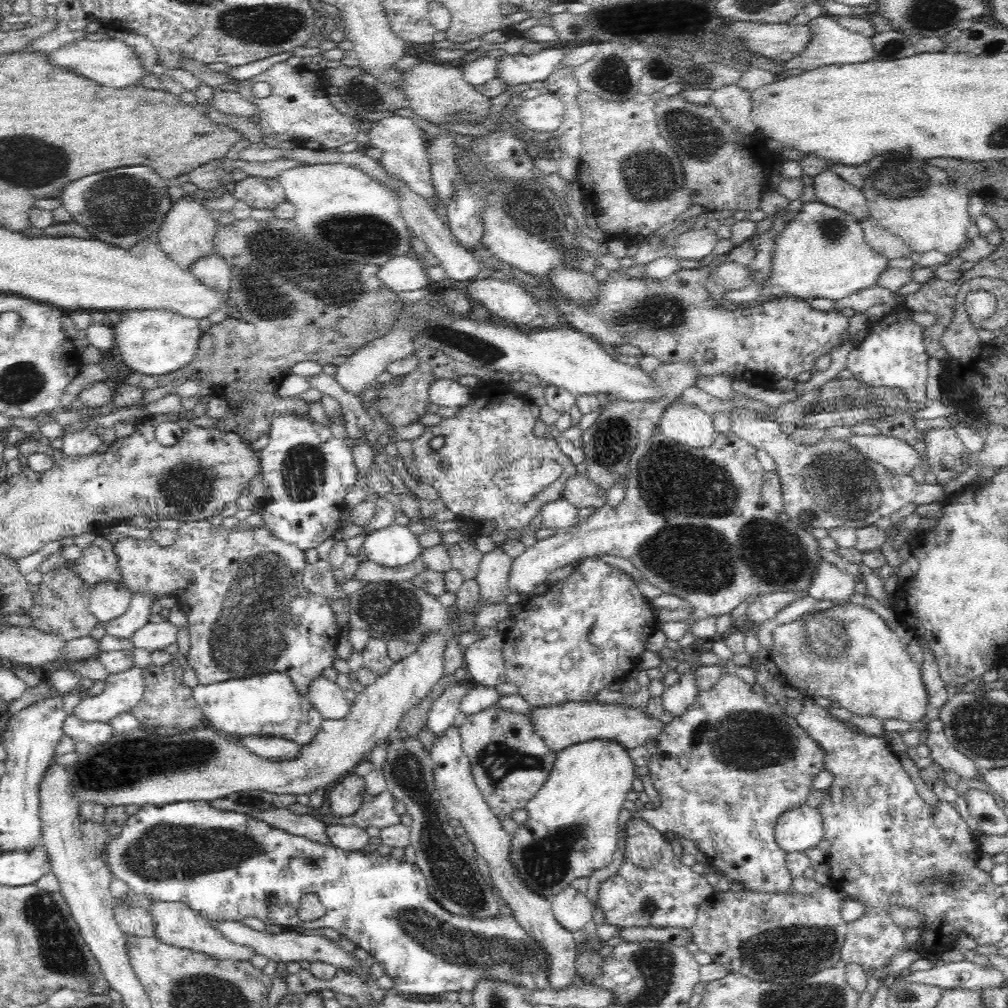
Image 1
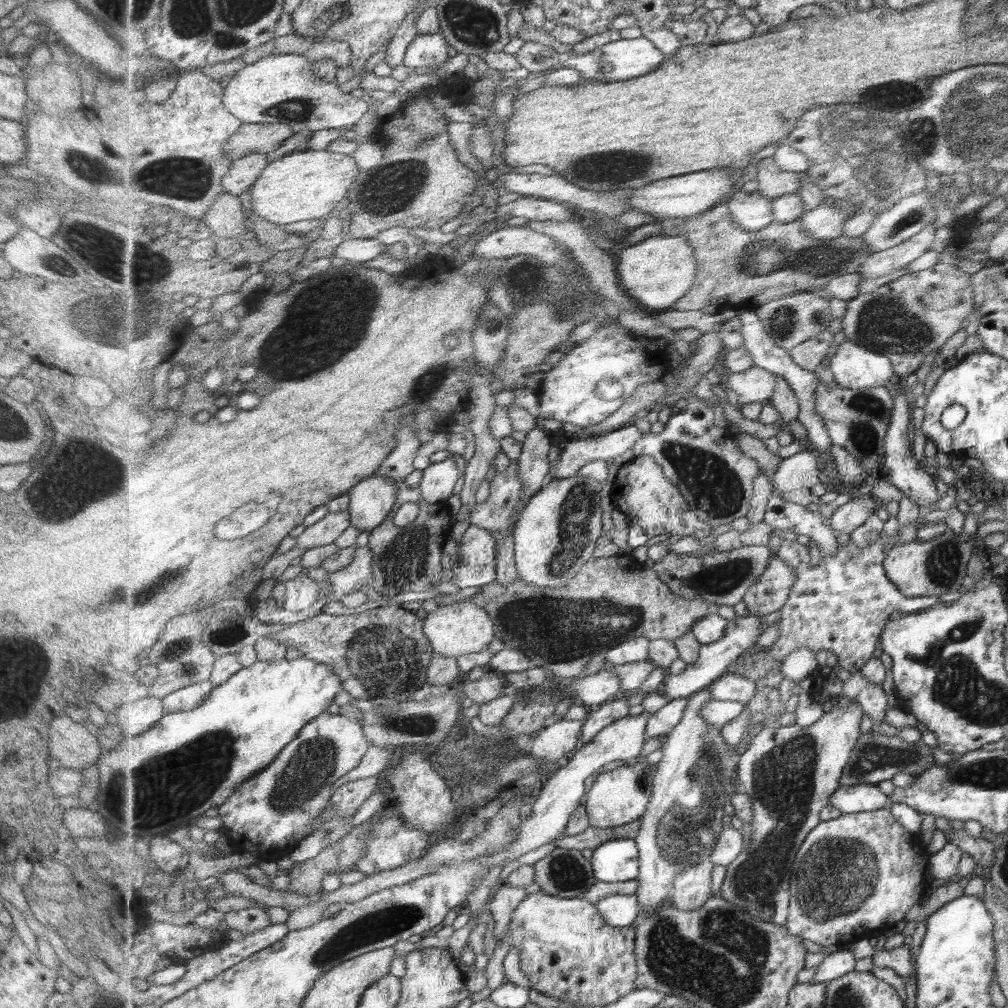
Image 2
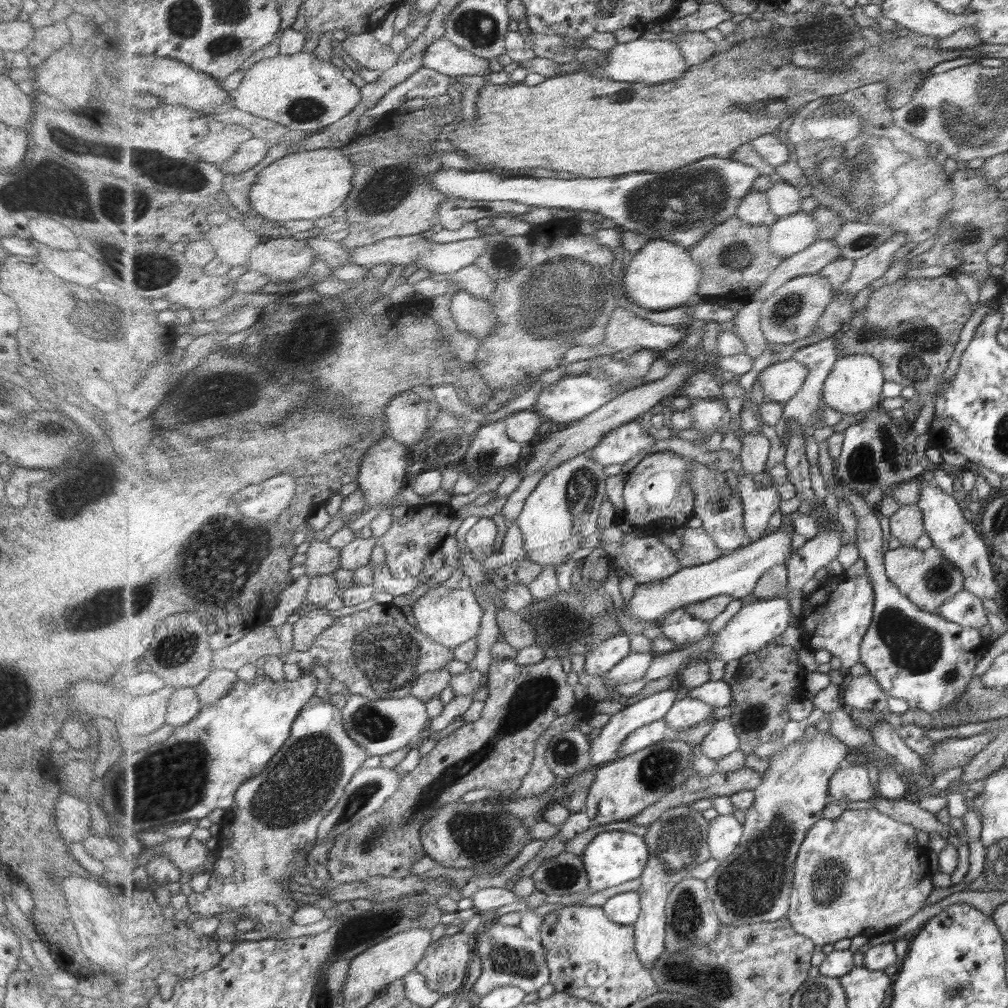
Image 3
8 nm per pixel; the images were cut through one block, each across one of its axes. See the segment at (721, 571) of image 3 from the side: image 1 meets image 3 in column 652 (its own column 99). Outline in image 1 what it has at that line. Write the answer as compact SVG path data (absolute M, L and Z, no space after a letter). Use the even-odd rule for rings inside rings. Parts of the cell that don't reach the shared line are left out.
M116 582L93 585L89 596L90 612L98 622L108 624L128 612L133 592Z

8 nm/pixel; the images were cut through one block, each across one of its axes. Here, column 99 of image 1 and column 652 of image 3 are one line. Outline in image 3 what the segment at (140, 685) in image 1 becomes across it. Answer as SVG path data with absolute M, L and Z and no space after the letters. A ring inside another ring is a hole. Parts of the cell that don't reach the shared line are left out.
M674 685L665 691L655 693L635 704L629 705L621 712L611 716L610 721L592 736L591 755L593 766L601 767L617 760L618 753L625 740L629 739L629 736L632 736L639 728L644 728L657 720L665 719L682 695L681 691Z

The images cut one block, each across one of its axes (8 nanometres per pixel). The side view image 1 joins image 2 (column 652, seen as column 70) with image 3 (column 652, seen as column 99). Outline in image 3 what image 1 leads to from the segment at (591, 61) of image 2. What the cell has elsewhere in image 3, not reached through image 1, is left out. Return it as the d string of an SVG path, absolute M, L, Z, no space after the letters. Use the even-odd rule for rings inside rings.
M639 37L625 44L617 43L607 52L607 59L600 68L602 76L617 82L661 84L683 77L691 66L681 48L672 40L645 40Z

